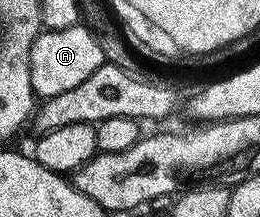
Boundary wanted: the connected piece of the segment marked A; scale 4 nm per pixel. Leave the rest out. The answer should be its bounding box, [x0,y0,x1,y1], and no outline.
[31,24,106,100]

